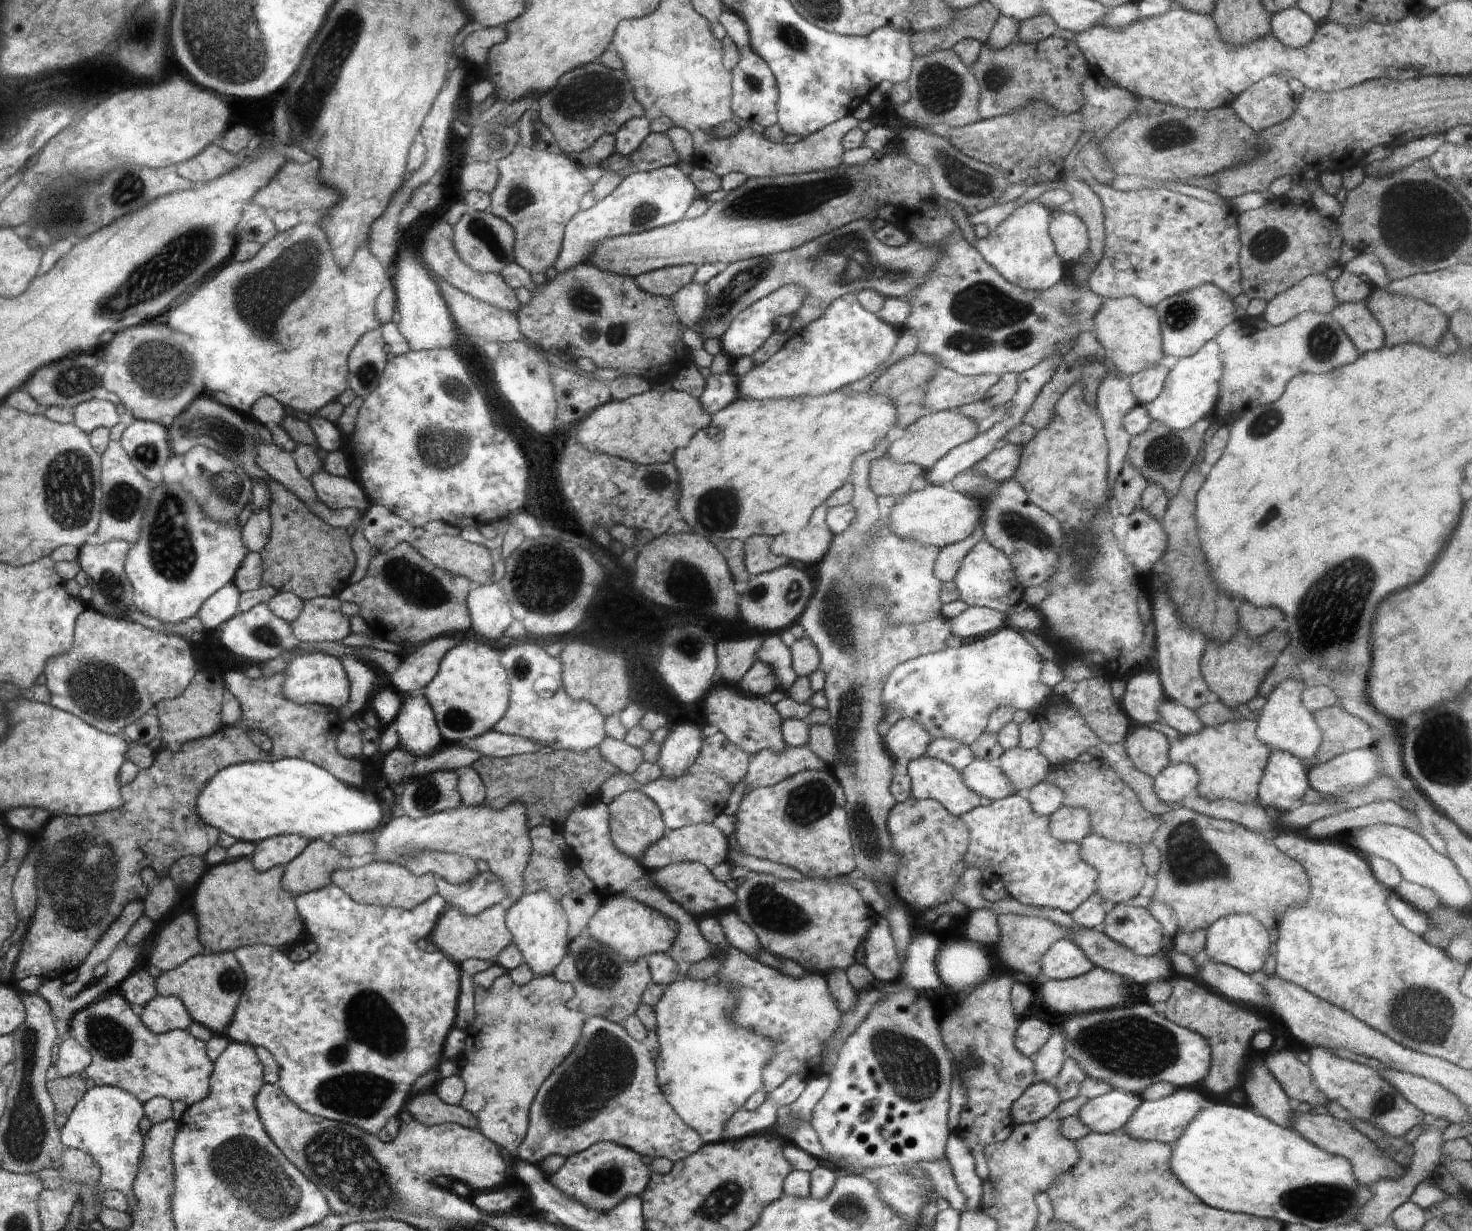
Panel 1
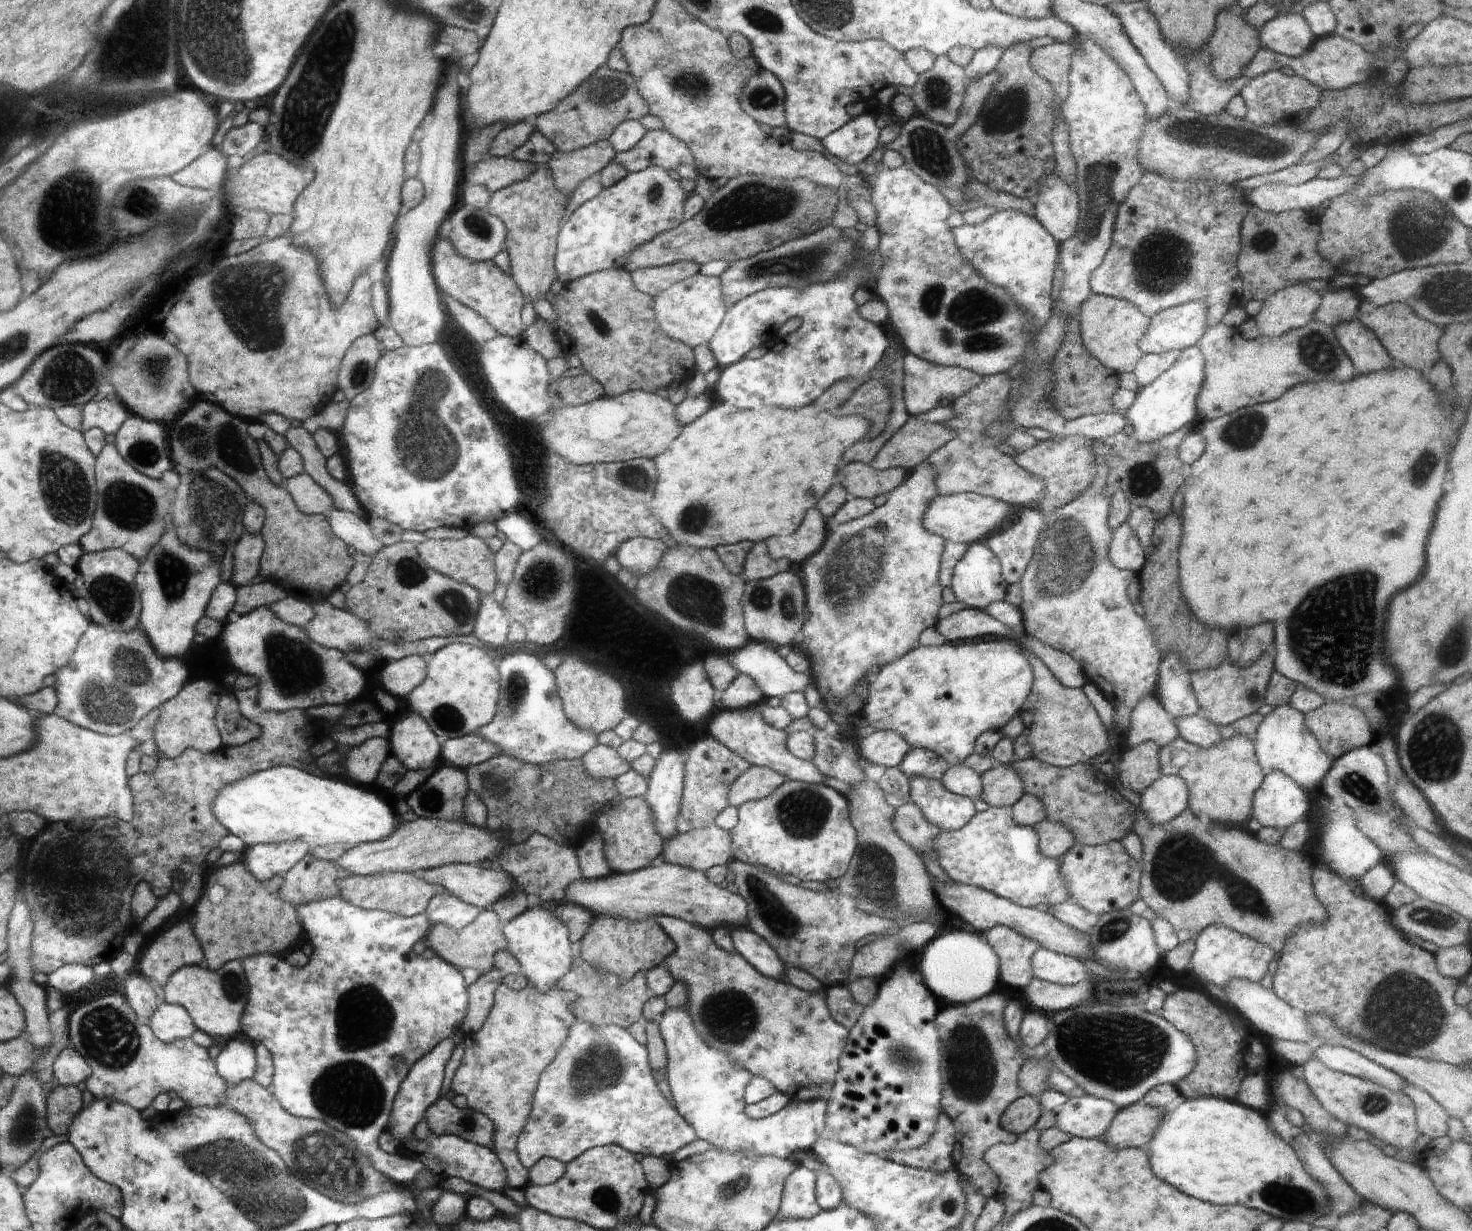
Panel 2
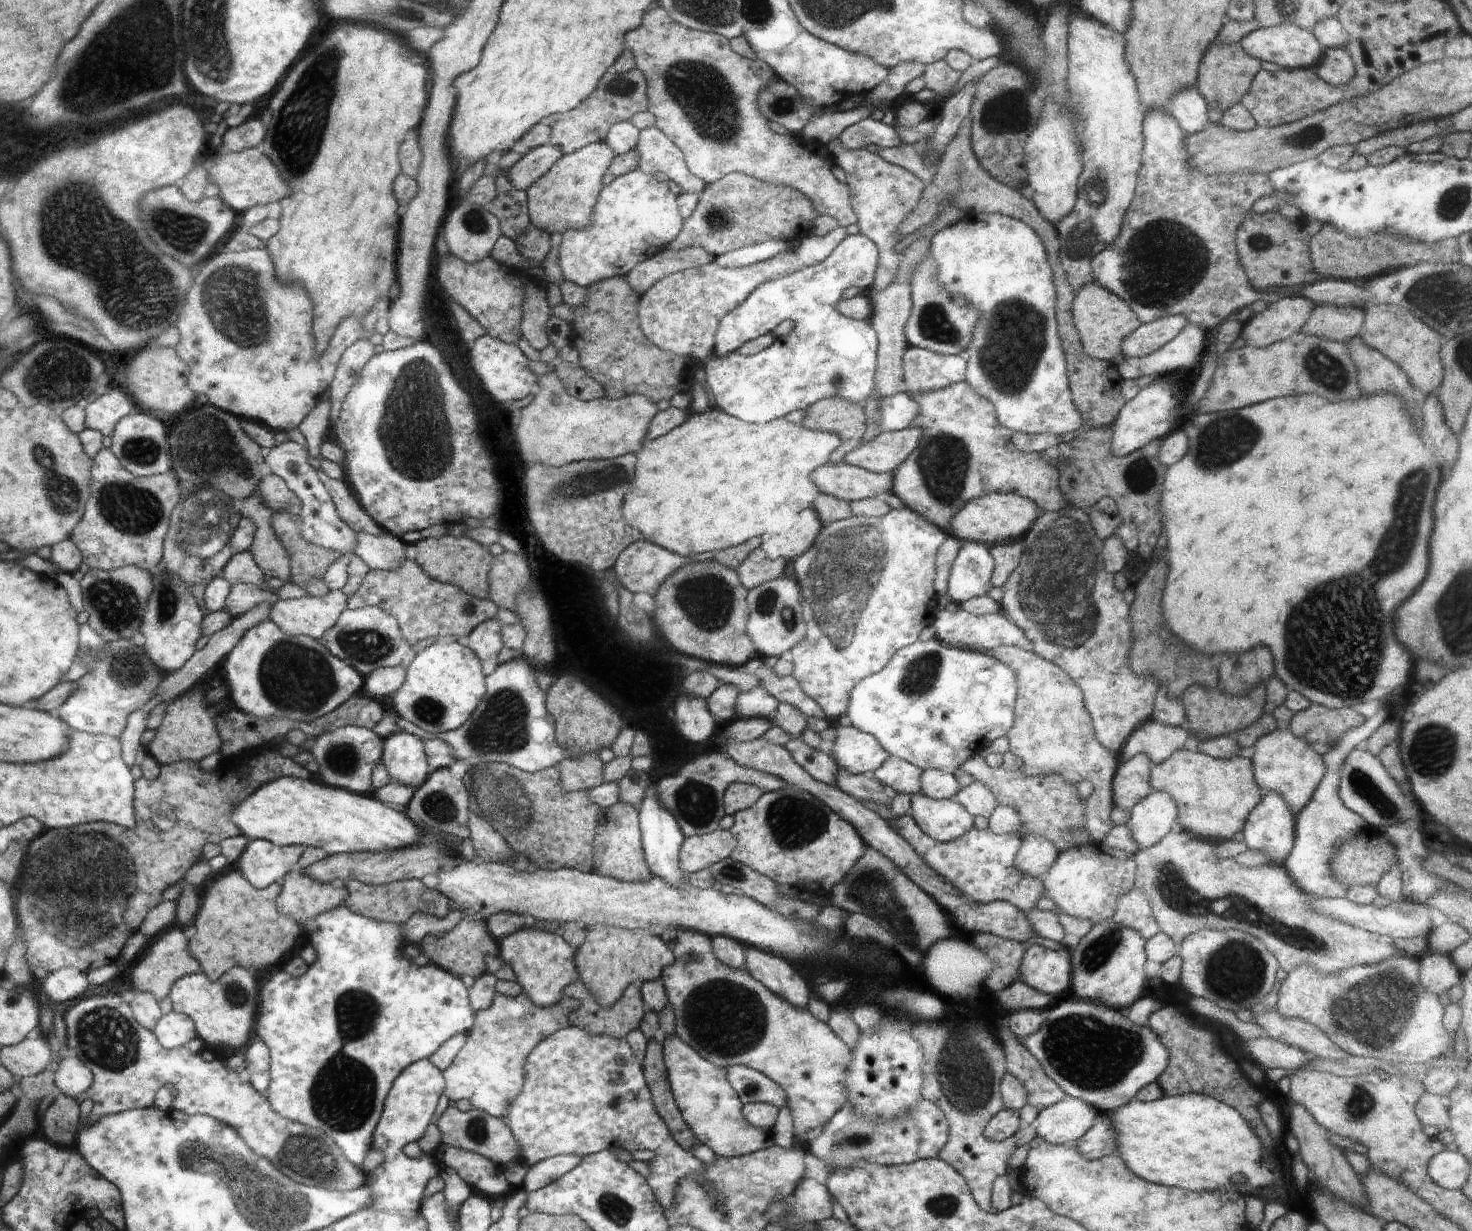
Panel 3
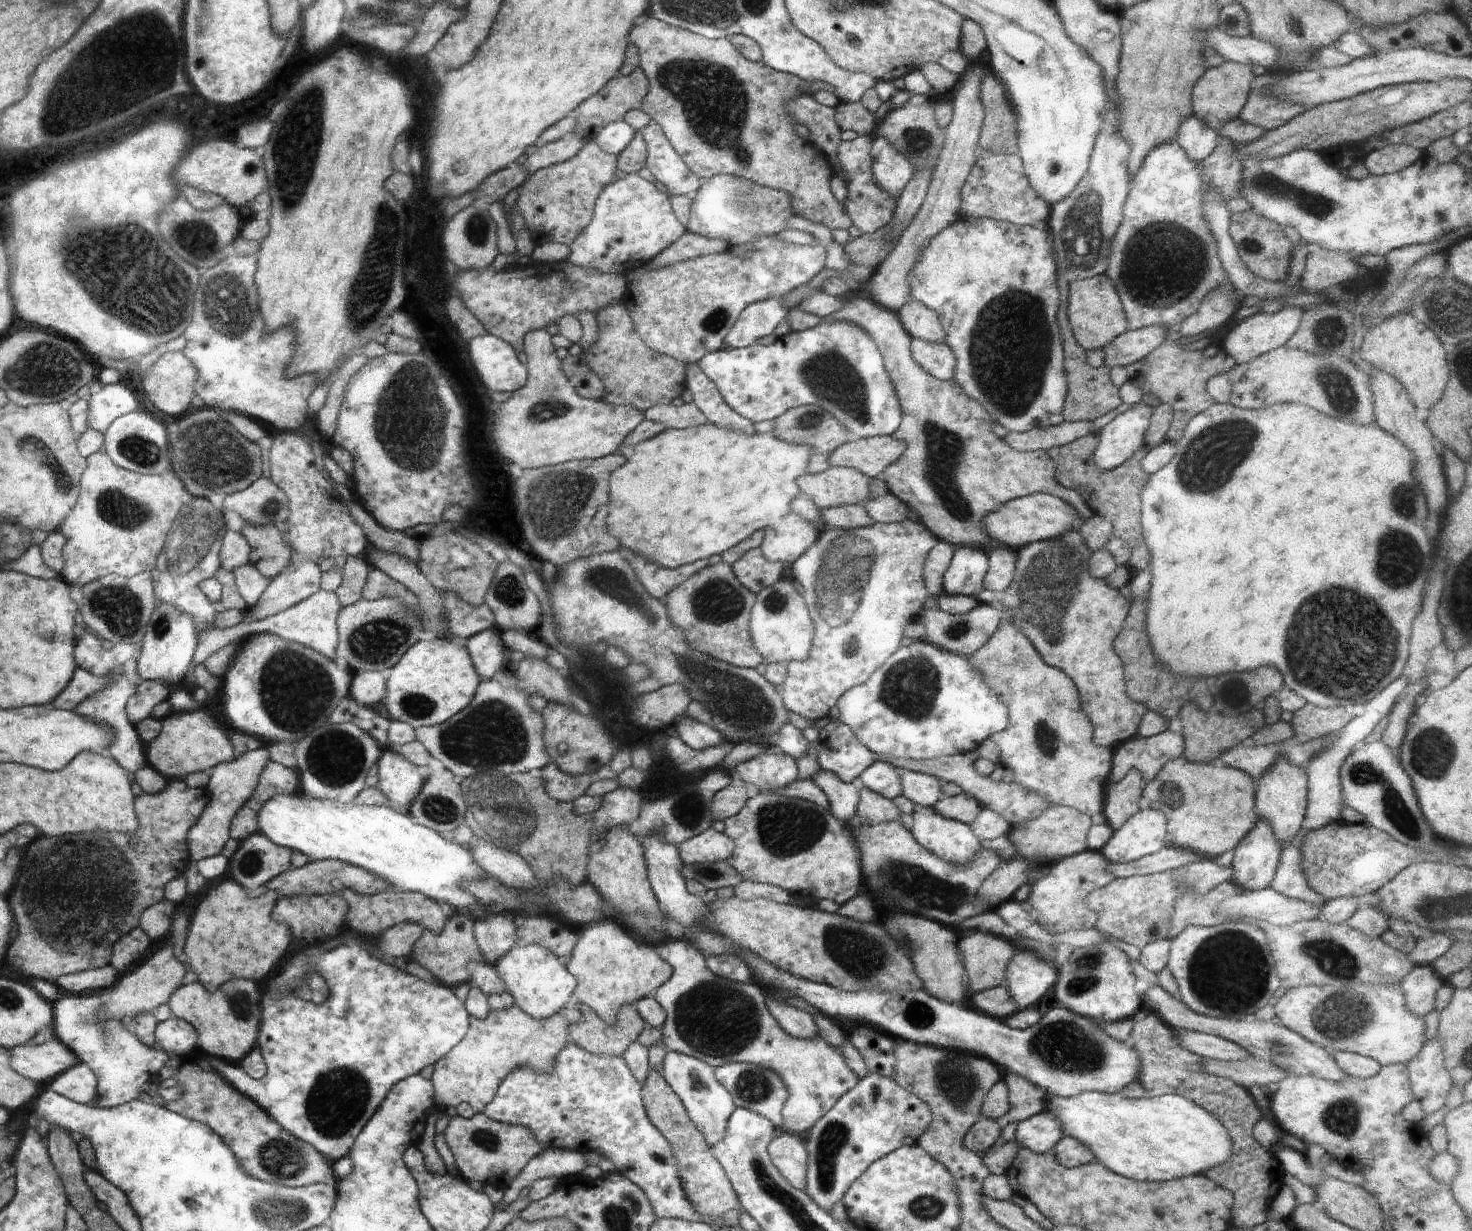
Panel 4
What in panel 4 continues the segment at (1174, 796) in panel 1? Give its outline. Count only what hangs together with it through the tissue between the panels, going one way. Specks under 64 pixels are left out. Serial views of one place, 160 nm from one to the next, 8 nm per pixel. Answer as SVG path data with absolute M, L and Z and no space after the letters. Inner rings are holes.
M1146 804L1133 814L1103 846L1102 854L1112 863L1129 863L1163 849L1168 843L1167 816Z

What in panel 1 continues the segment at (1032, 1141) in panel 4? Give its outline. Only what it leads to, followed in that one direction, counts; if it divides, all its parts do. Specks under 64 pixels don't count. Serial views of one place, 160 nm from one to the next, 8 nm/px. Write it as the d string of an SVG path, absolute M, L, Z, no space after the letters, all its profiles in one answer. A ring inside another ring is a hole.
M1112 1089L1102 1096L1090 1099L1076 1115L1092 1131L1116 1133L1124 1129L1142 1101L1141 1095Z

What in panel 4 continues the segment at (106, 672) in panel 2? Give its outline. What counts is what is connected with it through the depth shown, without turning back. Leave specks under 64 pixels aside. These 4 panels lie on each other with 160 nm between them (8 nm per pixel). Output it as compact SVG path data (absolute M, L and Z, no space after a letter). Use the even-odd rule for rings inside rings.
M121 667L112 669L105 676L109 676L111 681L98 689L93 696L86 697L81 704L78 704L74 712L91 723L101 723L104 727L107 727L113 735L113 742L106 753L116 759L118 763L121 763L121 766L125 767L126 770L136 773L142 765L147 764L145 744L141 742L135 726L129 721L127 711L128 702L132 699L133 694L137 692L137 686L128 681L128 676L122 671Z

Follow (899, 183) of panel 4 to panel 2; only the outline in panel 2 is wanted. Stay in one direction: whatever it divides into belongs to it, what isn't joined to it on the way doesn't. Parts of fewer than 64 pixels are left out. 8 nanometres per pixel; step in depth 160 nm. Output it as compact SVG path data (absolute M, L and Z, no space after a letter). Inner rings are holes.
M867 111L825 136L822 143L833 157L858 164L880 146L880 131L876 125L876 115Z

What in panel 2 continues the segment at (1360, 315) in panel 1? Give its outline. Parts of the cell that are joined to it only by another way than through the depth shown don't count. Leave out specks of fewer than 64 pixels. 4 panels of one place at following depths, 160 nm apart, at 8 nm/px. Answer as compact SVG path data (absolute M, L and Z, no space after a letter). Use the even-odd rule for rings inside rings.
M1356 316L1349 321L1340 321L1334 328L1336 338L1340 340L1346 356L1352 360L1354 368L1364 372L1378 372L1386 370L1392 364L1390 354L1382 348L1378 338L1372 330L1366 330L1367 326Z

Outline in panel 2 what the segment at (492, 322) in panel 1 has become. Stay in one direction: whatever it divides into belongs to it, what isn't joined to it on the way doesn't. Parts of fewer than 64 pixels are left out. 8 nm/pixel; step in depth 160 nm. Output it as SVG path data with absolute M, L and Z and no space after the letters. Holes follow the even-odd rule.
M444 296L444 302L450 310L450 314L454 316L454 320L478 342L486 342L490 338L496 338L498 332L494 330L494 326L490 326L490 322L486 322L480 314L476 314L474 310L470 310L468 306L460 304L458 300L450 298L450 296Z

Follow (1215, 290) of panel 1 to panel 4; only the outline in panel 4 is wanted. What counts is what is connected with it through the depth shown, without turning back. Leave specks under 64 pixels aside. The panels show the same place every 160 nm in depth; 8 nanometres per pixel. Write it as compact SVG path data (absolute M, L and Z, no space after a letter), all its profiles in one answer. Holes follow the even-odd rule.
M1150 325L1138 330L1127 330L1104 347L1105 366L1128 366L1145 359L1158 348L1167 336L1163 325Z

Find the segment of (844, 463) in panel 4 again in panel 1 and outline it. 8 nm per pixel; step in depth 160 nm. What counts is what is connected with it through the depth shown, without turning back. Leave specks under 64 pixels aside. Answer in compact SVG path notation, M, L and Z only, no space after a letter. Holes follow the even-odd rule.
M953 410L926 412L916 422L905 428L902 438L891 443L887 456L899 463L920 465L927 472L953 448L971 441L978 433L977 422L965 414Z

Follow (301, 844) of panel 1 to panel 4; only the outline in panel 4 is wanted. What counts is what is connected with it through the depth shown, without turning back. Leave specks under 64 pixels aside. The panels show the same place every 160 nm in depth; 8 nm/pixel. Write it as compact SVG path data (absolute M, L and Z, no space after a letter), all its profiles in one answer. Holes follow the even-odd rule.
M260 832L251 834L240 842L238 850L229 858L230 876L238 884L246 886L248 890L256 890L258 886L267 886L280 873L292 868L292 854L289 848L278 846L266 835Z

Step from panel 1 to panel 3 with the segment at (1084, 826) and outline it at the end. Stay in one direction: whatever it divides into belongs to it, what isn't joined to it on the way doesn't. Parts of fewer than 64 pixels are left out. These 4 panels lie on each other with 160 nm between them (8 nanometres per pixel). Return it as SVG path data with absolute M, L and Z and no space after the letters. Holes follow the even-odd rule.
M1026 833L1022 835L1013 865L1025 875L1042 880L1059 854L1060 851L1047 838Z

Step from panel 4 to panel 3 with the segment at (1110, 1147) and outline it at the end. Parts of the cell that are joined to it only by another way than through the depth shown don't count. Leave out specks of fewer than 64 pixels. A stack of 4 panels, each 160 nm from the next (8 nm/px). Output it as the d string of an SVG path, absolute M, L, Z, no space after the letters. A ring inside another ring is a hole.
M1188 1093L1186 1096L1178 1095L1169 1097L1168 1095L1164 1095L1160 1099L1149 1102L1132 1100L1124 1105L1123 1108L1108 1114L1108 1117L1111 1118L1111 1121L1117 1130L1120 1146L1119 1150L1122 1150L1122 1158L1126 1160L1128 1168L1130 1168L1134 1174L1138 1174L1140 1178L1144 1178L1144 1180L1150 1180L1150 1182L1156 1182L1156 1184L1166 1184L1166 1186L1178 1186L1178 1188L1184 1188L1184 1190L1188 1190L1188 1188L1190 1188L1190 1190L1220 1190L1220 1188L1224 1188L1224 1190L1236 1190L1236 1192L1244 1192L1246 1198L1249 1200L1260 1200L1263 1198L1270 1198L1270 1196L1276 1196L1275 1200L1266 1202L1279 1201L1288 1206L1288 1208L1291 1208L1291 1200L1293 1198L1290 1192L1292 1192L1292 1188L1294 1188L1292 1182L1288 1182L1286 1176L1282 1178L1280 1168L1270 1162L1270 1154L1264 1154L1264 1146L1262 1146L1262 1142L1254 1136L1254 1130L1252 1130L1252 1126L1248 1124L1248 1121L1245 1118L1242 1118L1242 1116L1236 1112L1235 1108L1216 1100L1211 1096L1202 1093Z

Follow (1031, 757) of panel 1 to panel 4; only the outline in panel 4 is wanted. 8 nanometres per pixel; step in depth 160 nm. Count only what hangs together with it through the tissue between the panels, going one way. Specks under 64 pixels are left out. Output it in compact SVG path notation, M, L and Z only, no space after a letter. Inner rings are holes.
M964 792L953 797L943 797L932 808L942 816L962 821L967 825L972 825L982 810L979 802Z

